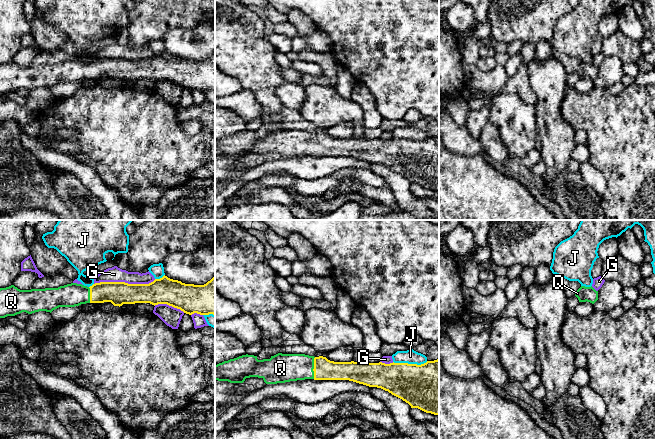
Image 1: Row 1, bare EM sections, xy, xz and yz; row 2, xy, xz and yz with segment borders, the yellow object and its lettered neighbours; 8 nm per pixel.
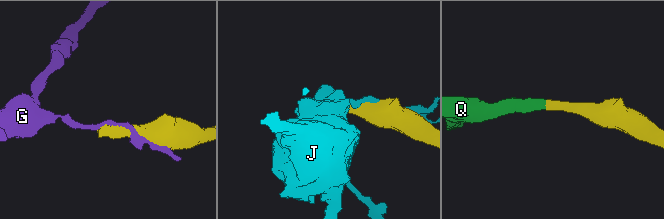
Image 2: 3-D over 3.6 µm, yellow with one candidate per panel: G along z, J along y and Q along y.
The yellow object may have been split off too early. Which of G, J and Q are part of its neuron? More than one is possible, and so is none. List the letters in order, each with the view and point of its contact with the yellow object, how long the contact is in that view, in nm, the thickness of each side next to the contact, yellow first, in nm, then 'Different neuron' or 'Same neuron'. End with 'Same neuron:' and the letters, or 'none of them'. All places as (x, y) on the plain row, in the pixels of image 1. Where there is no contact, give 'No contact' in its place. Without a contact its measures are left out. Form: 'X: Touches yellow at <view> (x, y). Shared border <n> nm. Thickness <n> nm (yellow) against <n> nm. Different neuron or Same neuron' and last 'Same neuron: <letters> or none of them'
G: Touches yellow at xy (124, 58). Shared border 500 nm. Thickness 190 nm (yellow) against 120 nm. Different neuron
J: Touches yellow at xz (410, 140). Shared border 280 nm. Thickness 400 nm (yellow) against 120 nm. Different neuron
Q: Touches yellow at xz (314, 144). Shared border 180 nm. Thickness 170 nm (yellow) against 220 nm. Same neuron
Same neuron: Q

